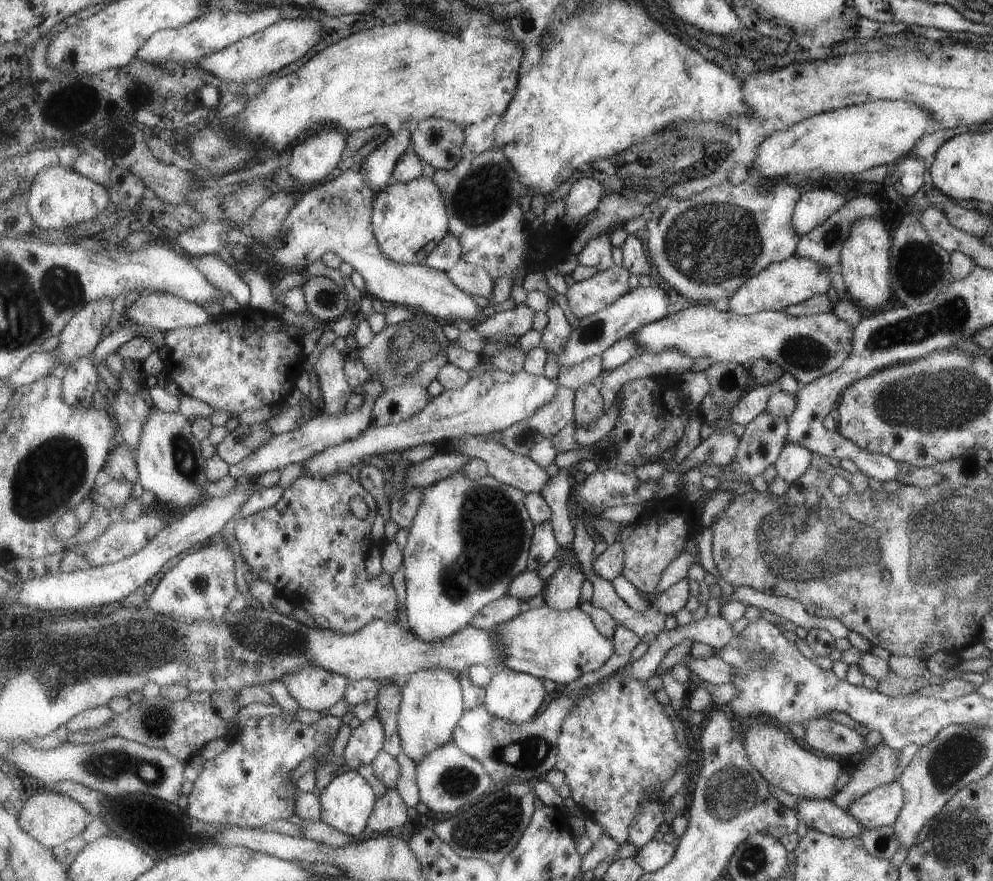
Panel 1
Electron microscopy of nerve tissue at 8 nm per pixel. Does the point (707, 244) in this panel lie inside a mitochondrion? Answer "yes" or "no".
yes

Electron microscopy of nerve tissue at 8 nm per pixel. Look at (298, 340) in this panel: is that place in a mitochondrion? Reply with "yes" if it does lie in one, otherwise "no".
no

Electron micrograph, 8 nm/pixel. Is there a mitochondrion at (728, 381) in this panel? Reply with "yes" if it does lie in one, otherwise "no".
yes

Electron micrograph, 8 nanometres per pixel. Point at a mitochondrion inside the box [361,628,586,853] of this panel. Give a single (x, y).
(530, 755)

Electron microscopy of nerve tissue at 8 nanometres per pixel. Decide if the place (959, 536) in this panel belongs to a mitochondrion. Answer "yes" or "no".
yes

